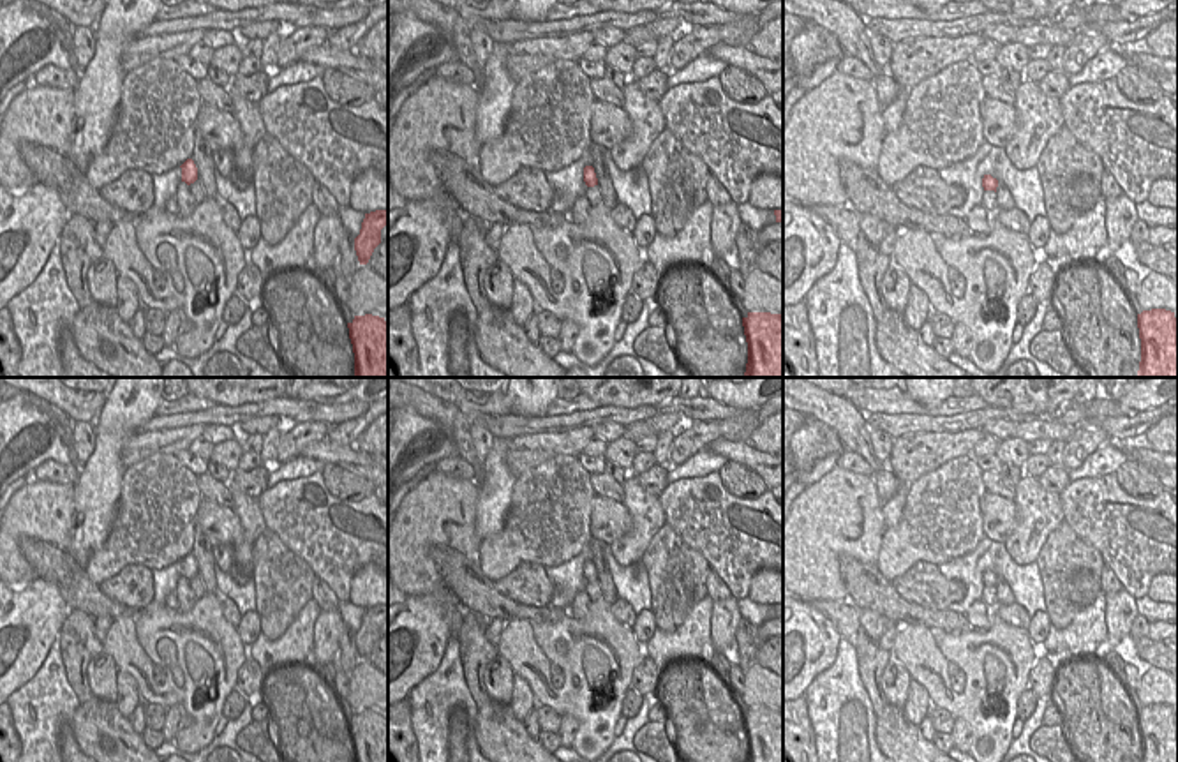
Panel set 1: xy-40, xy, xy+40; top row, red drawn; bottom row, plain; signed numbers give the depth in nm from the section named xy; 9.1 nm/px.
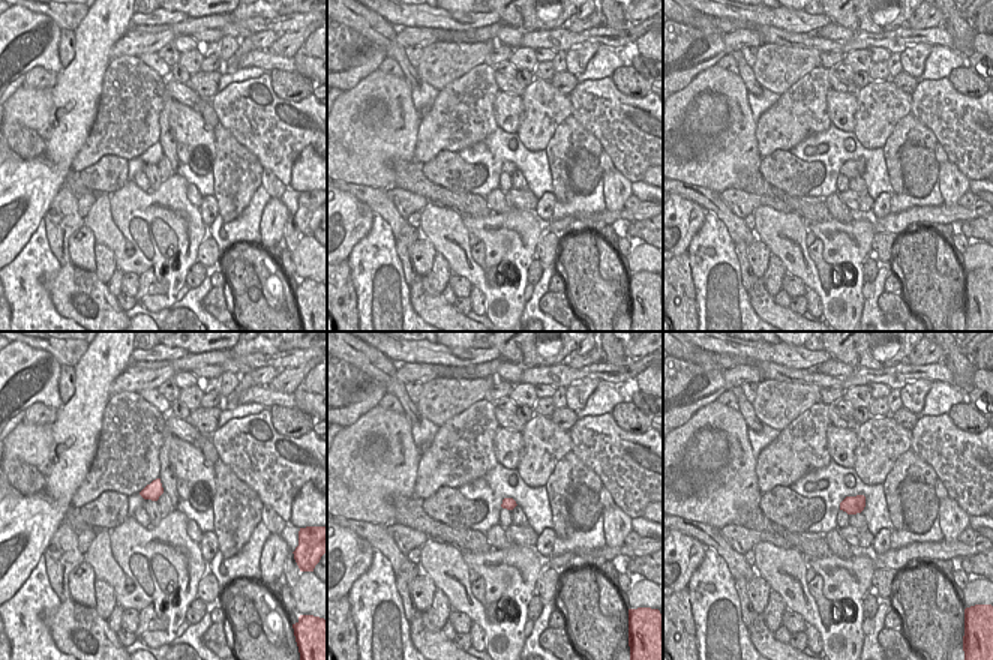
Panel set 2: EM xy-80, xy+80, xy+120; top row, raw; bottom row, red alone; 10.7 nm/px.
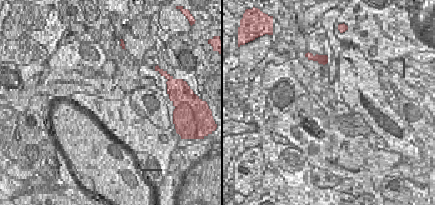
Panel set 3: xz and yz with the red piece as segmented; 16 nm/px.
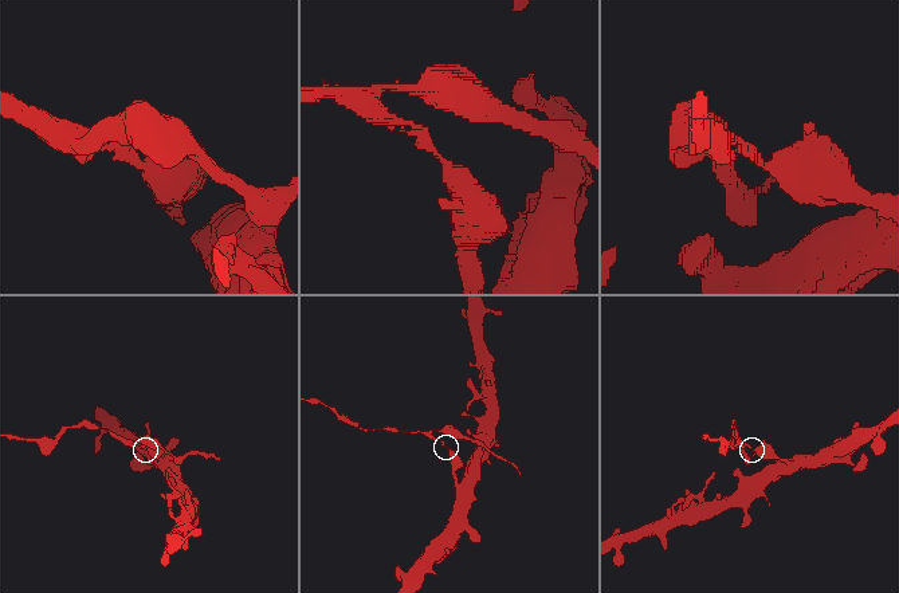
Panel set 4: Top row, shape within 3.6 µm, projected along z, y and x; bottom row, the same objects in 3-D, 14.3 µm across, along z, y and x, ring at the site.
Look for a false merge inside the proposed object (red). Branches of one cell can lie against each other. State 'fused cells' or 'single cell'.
fused cells

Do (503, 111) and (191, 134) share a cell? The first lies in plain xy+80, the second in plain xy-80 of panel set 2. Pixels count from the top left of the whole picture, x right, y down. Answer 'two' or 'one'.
one

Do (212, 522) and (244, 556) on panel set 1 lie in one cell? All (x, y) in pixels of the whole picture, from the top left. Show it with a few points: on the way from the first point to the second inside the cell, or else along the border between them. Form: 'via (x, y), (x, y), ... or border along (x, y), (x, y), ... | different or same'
via (221, 526), (240, 547) | same

